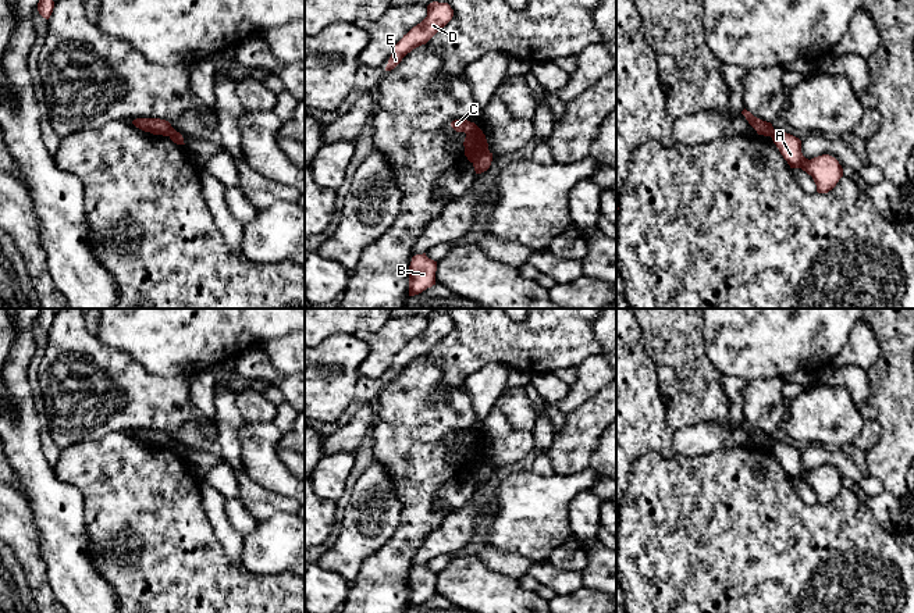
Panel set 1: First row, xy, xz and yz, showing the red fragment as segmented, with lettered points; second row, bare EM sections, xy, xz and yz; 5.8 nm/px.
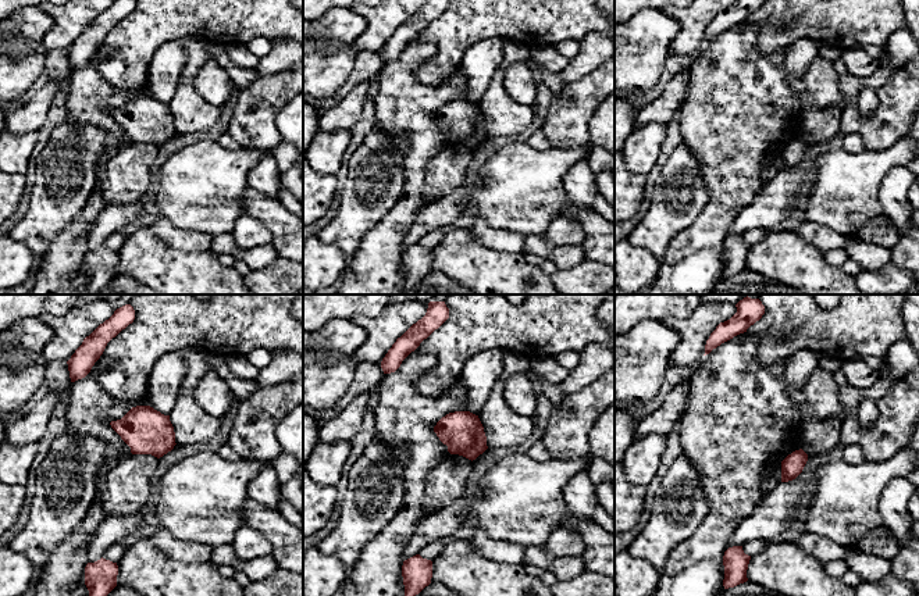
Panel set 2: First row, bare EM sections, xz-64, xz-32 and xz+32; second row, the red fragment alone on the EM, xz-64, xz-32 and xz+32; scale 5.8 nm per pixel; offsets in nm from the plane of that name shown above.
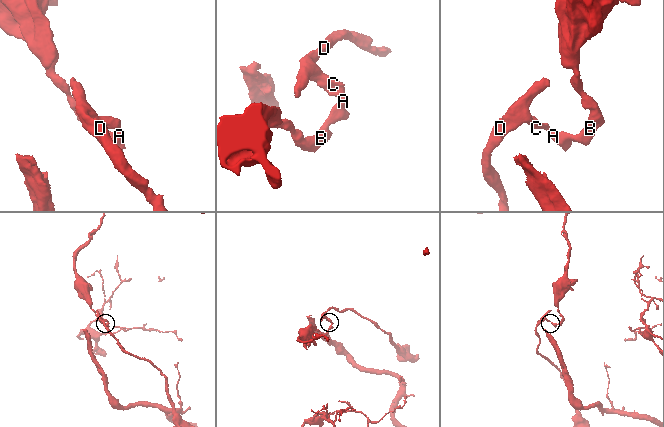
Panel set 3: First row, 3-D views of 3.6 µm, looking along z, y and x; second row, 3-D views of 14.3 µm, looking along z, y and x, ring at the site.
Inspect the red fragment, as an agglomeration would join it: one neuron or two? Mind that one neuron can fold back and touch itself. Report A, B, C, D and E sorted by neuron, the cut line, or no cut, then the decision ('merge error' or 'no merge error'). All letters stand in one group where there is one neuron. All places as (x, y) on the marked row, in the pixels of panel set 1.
A B / C D E | xz (488, 150), (473, 163) | merge error

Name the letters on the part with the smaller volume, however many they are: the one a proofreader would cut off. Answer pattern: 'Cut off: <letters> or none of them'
Cut off: A, B

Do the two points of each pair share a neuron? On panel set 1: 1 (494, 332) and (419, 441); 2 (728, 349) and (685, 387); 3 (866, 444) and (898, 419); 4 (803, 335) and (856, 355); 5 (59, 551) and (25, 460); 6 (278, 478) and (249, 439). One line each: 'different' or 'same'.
1: different
2: different
3: different
4: different
5: same
6: same

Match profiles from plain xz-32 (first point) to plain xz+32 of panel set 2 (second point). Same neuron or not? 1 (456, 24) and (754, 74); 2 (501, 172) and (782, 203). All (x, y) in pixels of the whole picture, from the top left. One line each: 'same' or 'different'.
1: different
2: different

